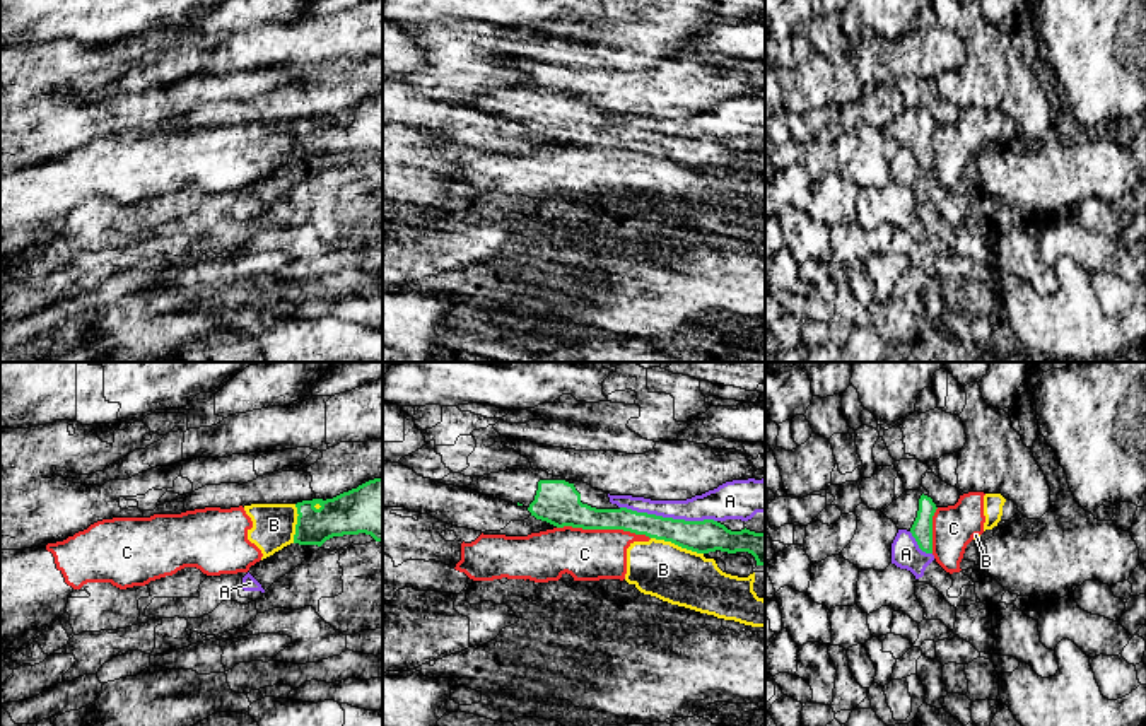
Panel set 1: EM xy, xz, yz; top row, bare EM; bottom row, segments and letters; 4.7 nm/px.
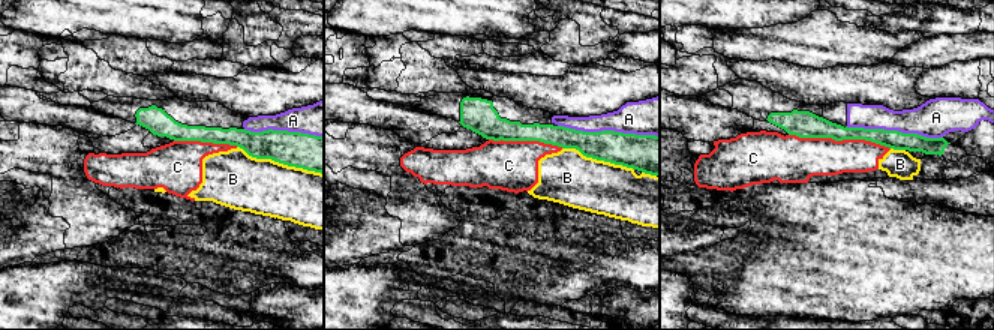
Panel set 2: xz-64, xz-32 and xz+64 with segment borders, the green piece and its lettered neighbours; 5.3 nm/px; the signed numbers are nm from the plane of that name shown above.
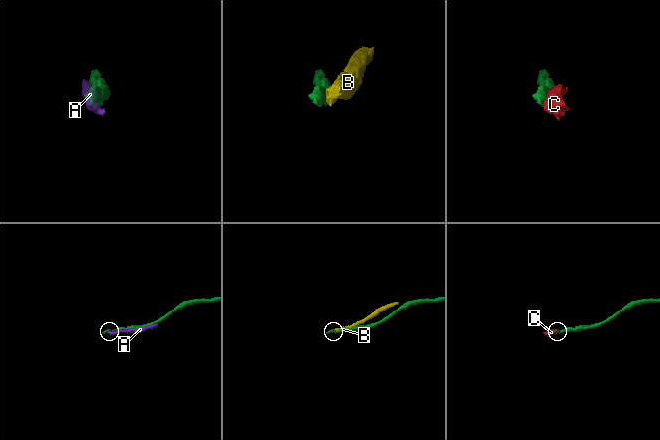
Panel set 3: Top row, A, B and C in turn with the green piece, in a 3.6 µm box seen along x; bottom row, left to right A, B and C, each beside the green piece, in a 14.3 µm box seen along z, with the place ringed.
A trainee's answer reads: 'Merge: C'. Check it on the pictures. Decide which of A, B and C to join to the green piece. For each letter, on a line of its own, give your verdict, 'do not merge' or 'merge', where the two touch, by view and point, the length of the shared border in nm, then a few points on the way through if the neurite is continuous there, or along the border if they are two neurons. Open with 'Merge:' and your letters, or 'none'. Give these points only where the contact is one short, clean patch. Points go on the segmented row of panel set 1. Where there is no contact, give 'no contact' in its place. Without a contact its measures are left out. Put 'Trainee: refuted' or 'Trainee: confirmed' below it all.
Merge: none
A: do not merge; meets green in xz at (668, 518); contact 460 nm long
B: do not merge; meets green in xz at (677, 544); contact 260 nm long
C: do not merge; meets green in xz at (603, 528); contact 440 nm long; border along xz (557, 526), (622, 528), (644, 533), (649, 538)
Trainee: refuted

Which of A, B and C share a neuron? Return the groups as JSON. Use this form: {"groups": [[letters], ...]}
{"groups": [["A"], ["B", "C"]]}

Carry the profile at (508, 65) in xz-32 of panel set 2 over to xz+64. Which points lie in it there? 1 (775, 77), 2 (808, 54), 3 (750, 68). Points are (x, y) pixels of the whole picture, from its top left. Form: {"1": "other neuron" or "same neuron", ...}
{"1": "other neuron", "2": "same neuron", "3": "other neuron"}

